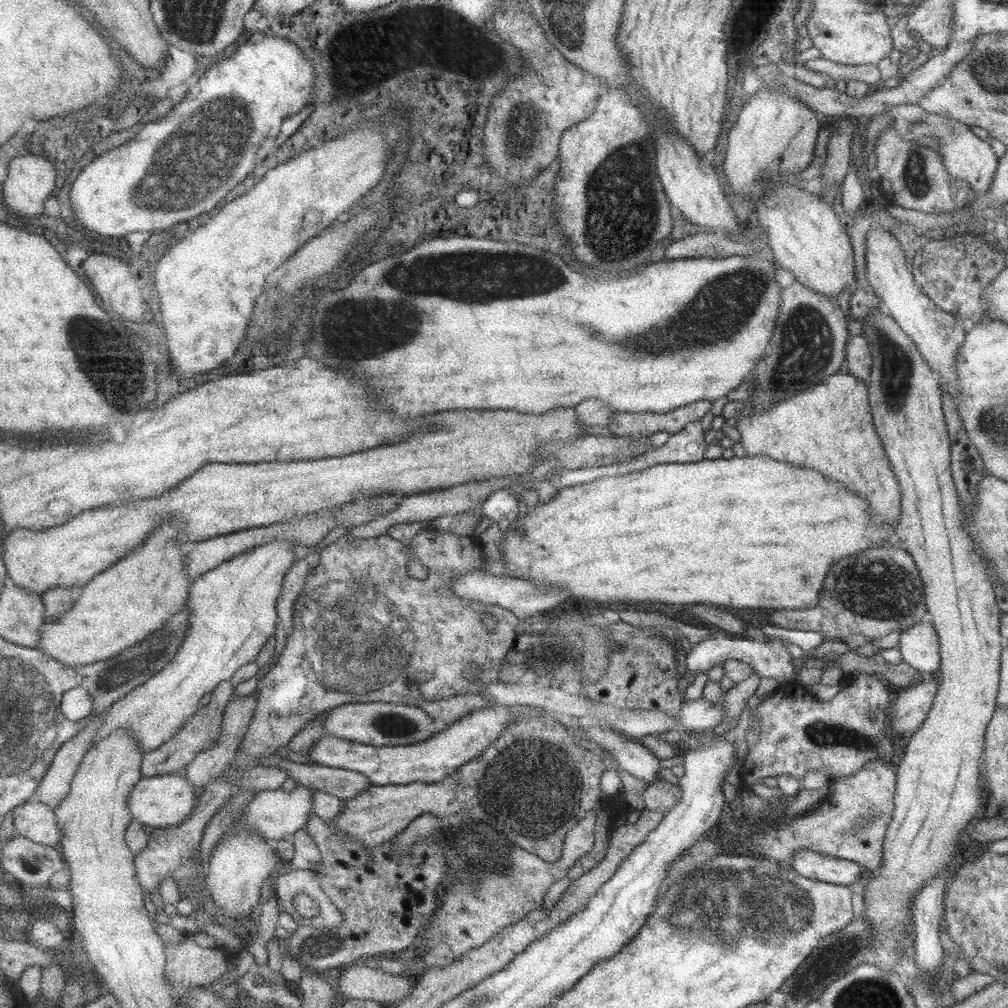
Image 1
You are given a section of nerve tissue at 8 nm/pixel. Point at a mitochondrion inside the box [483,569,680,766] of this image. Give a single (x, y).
(568, 656)

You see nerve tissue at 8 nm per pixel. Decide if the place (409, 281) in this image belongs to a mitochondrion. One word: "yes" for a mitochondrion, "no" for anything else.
yes

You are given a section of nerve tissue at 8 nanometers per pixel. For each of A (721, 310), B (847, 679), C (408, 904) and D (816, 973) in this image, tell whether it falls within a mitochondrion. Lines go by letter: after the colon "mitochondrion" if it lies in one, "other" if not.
A: mitochondrion
B: other
C: other
D: mitochondrion

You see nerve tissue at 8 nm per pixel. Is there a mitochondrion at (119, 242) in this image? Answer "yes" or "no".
no

